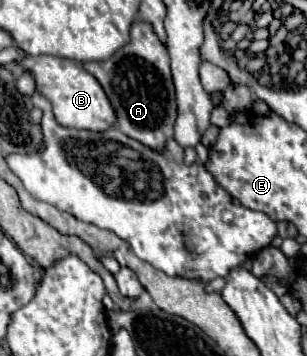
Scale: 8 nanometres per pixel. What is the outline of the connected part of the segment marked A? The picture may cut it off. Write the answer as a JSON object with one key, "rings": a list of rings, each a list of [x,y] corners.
{"rings":[[[133,22],[129,32],[129,42],[117,50],[111,58],[103,62],[83,62],[85,70],[91,72],[103,86],[105,94],[109,96],[115,112],[117,112],[117,128],[131,136],[137,142],[143,142],[151,150],[163,150],[167,142],[173,138],[173,124],[177,118],[177,104],[175,104],[175,86],[171,82],[171,60],[167,58],[167,48],[159,42],[159,38],[153,34],[151,26],[145,22]]]}

